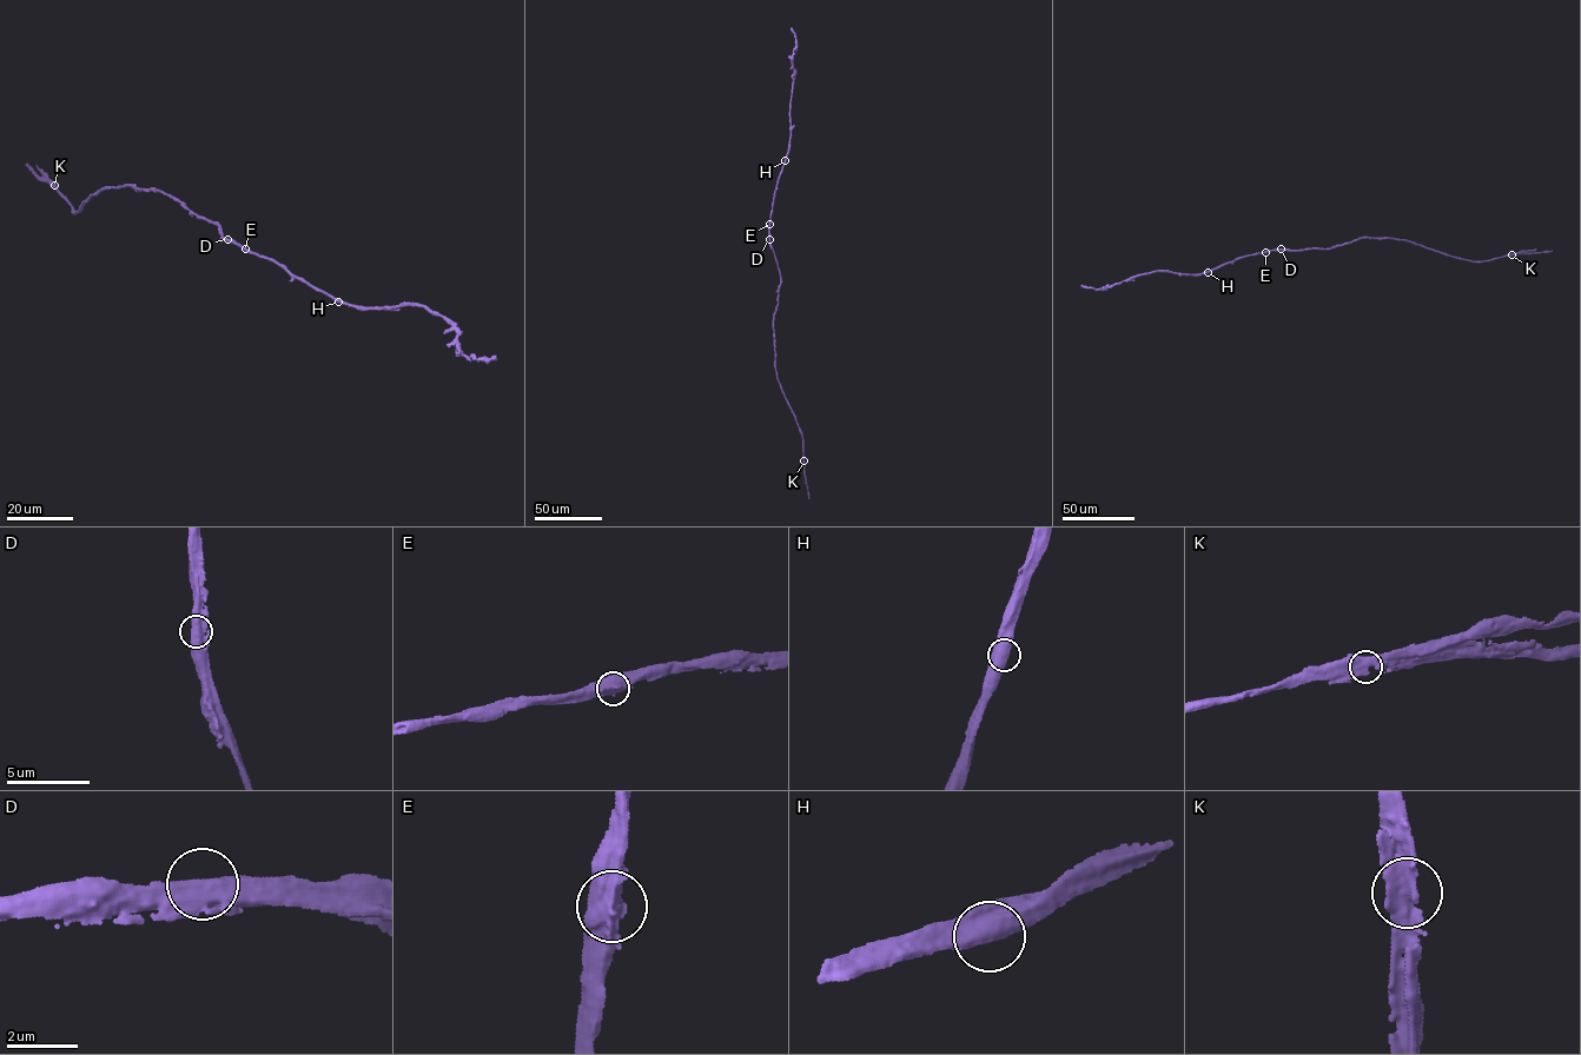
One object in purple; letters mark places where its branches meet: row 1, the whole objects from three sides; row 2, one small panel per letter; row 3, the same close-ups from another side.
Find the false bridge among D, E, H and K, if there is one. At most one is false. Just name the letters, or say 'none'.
K

